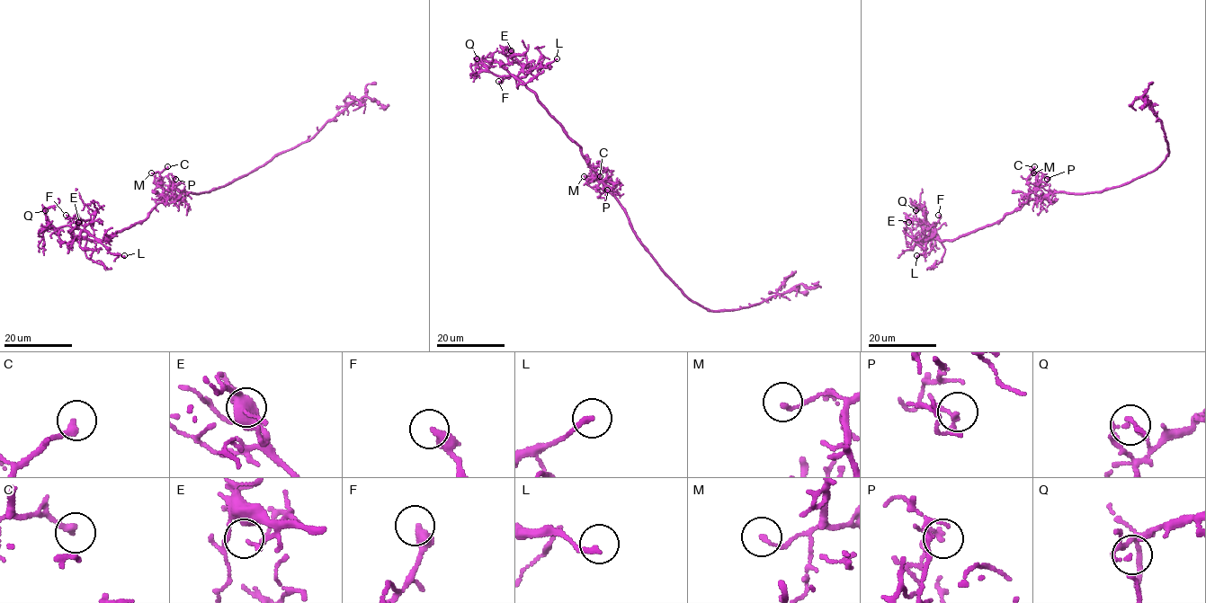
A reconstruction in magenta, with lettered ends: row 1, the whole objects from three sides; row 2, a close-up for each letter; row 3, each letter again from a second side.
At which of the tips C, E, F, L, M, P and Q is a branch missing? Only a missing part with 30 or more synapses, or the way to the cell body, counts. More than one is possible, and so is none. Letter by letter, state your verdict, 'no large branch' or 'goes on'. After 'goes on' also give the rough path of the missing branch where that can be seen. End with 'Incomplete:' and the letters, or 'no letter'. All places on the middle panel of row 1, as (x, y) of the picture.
C: no large branch
E: no large branch
F: no large branch
L: no large branch
M: no large branch
P: no large branch
Q: no large branch
Incomplete: no letter

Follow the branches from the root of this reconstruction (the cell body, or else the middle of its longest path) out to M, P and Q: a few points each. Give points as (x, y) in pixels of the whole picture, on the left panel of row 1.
M: (195, 194), (182, 192), (176, 197), (165, 199), (160, 173), (151, 172)
P: (195, 194), (182, 192), (176, 197), (165, 199), (164, 192), (175, 179)
Q: (195, 194), (165, 199), (145, 219), (102, 240), (89, 240), (69, 226), (49, 228), (45, 210)

